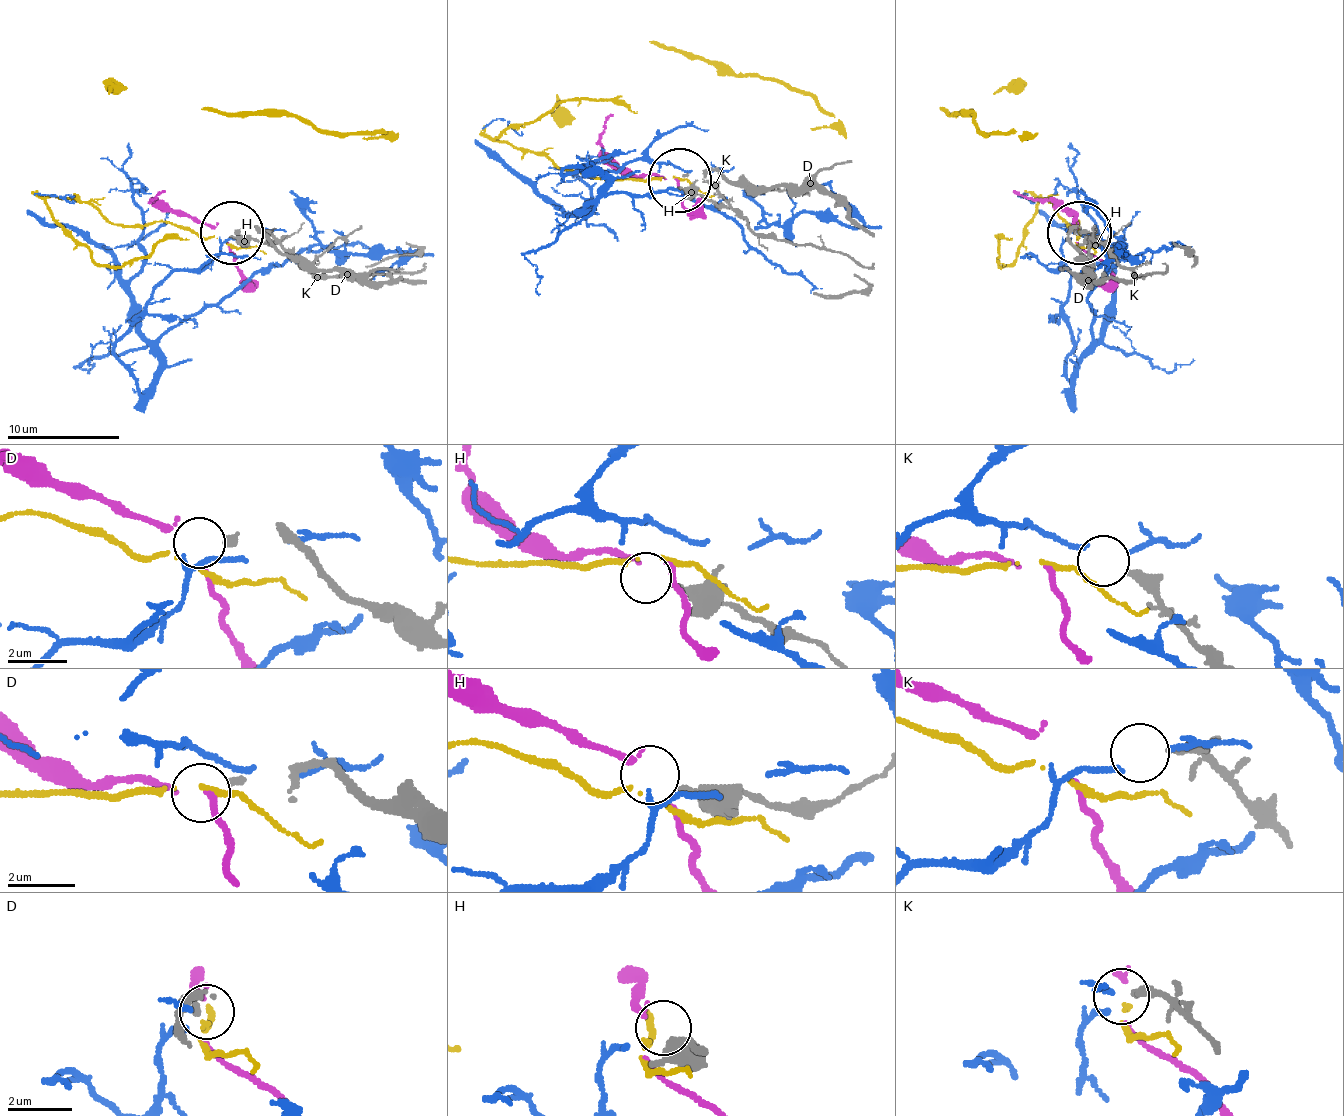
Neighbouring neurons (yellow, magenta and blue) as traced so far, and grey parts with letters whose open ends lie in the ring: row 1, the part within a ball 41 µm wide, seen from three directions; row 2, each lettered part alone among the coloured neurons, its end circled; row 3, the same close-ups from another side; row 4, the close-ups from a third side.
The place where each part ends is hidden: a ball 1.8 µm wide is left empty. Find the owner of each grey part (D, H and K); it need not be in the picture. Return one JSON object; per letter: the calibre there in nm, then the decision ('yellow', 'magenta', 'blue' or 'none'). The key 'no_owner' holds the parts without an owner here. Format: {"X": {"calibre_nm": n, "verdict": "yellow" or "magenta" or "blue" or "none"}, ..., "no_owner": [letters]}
{"D": {"calibre_nm": 190, "verdict": "magenta"}, "H": {"calibre_nm": 280, "verdict": "none"}, "K": {"calibre_nm": 320, "verdict": "none"}, "no_owner": ["H", "K"]}

